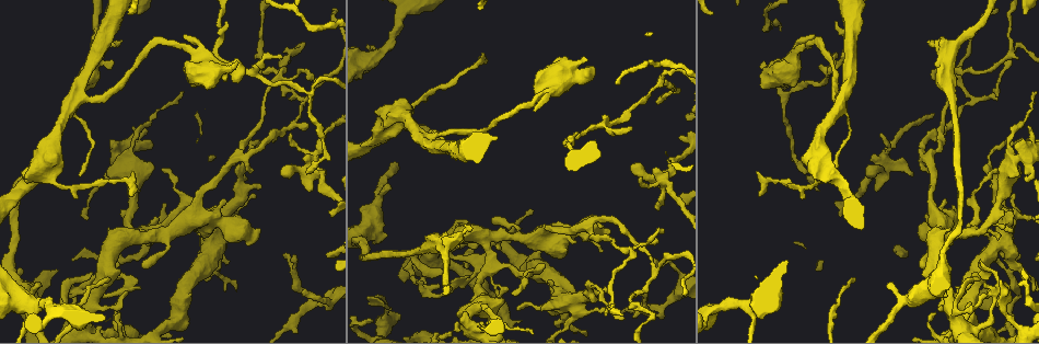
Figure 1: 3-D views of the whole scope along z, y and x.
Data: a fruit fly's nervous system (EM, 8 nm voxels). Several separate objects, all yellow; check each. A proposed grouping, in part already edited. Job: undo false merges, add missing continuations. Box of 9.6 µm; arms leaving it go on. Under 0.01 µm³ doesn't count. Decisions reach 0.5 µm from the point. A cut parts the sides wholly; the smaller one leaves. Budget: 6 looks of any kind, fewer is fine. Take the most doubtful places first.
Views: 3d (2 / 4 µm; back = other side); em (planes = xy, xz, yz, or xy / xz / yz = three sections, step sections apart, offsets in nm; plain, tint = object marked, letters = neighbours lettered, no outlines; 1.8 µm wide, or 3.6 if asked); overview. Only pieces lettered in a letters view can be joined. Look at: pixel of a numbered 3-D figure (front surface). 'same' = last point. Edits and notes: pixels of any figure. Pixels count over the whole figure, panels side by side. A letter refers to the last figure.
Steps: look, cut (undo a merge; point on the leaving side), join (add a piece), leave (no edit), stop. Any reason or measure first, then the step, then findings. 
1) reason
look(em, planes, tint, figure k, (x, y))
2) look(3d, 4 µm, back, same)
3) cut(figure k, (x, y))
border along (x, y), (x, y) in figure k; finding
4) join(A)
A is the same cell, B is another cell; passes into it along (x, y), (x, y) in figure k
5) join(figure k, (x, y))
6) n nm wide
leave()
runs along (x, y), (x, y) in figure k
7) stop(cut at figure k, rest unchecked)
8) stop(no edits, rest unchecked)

long arm stops here
look(3d, 4 µm, figure 1, (1027, 13))

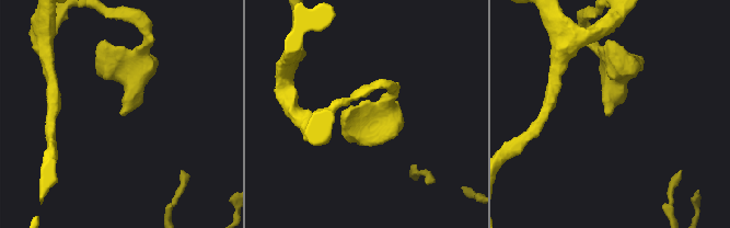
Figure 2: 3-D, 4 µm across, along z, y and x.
now the EM
look(em, planes, plain, figure 2, (608, 115))

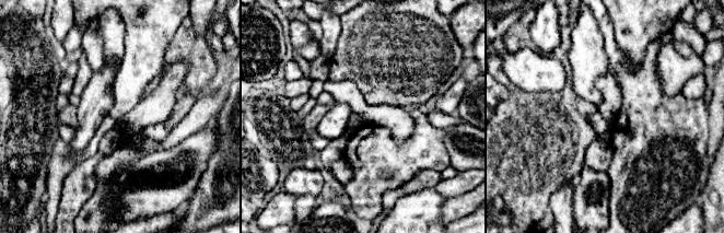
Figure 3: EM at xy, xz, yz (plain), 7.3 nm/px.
look(em, planes, letters, same)

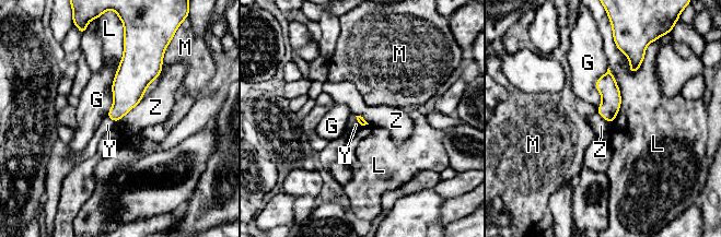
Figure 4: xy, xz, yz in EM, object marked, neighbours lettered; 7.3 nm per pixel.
leave()
G, L, M, Y and Z are other cells; border along (142, 97), (116, 122) in figure 4; none of them fits

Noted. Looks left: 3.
free end
look(3d, 4 µm, figure 1, (367, 297))

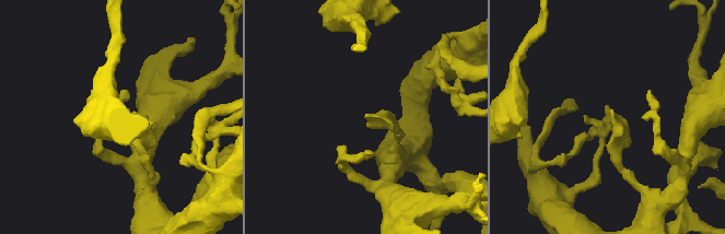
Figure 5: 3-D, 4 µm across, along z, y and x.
look(em, planes, letters, figure 5, (366, 116))

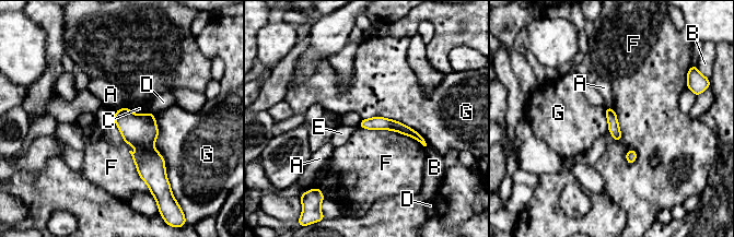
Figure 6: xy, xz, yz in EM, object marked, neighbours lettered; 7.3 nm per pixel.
G touches over 550 nm
leave()
A, B, C, D, E, F and G are other cells; no lettered piece goes on from it

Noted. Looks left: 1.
stop(no edits, rest unchecked)

